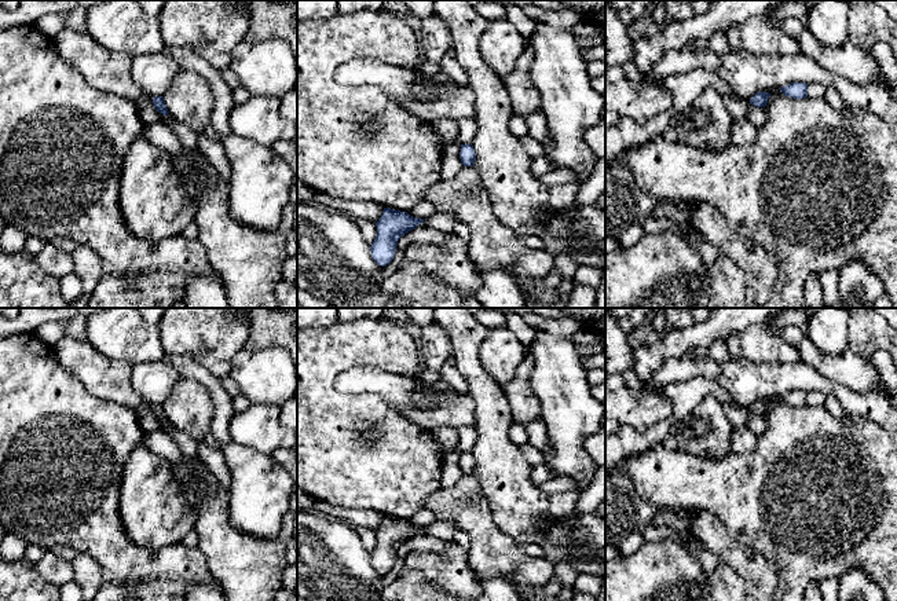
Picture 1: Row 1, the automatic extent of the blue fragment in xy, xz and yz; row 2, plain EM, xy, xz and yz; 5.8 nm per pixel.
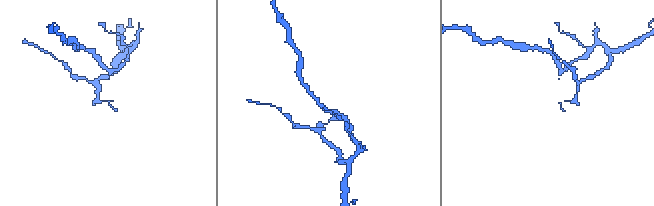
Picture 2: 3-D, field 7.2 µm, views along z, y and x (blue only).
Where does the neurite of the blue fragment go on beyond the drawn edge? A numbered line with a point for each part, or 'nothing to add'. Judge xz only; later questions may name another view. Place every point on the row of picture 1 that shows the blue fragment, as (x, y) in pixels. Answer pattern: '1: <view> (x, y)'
1: xz (451, 164)

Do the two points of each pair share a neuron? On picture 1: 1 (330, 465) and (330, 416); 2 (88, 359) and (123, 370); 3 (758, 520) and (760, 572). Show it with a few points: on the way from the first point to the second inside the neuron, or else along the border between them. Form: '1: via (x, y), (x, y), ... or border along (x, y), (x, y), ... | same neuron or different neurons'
1: via (330, 453), (330, 428) | same neuron
2: via (96, 367), (99, 370), (114, 370) | same neuron
3: border along (732, 535), (760, 552), (776, 568), (779, 578) | different neurons

